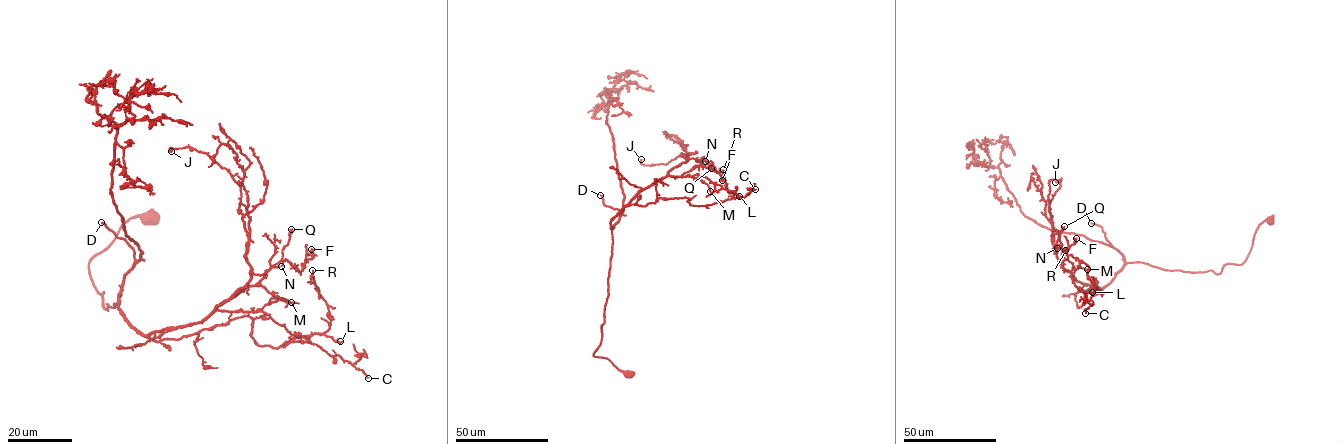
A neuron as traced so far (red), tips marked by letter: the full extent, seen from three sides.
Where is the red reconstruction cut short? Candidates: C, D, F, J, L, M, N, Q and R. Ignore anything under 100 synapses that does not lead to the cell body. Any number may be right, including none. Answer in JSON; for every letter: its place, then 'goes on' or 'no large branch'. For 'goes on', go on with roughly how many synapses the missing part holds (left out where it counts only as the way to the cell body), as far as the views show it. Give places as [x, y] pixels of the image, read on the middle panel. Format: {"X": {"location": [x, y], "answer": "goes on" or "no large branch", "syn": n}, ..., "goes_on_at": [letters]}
{"C": {"location": [755, 189], "answer": "no large branch"}, "D": {"location": [600, 195], "answer": "goes on", "syn": 140}, "F": {"location": [722, 180], "answer": "no large branch"}, "J": {"location": [641, 159], "answer": "no large branch"}, "L": {"location": [739, 196], "answer": "no large branch"}, "M": {"location": [710, 191], "answer": "no large branch"}, "N": {"location": [705, 161], "answer": "no large branch"}, "Q": {"location": [711, 168], "answer": "no large branch"}, "R": {"location": [723, 169], "answer": "no large branch"}, "goes_on_at": ["D"]}

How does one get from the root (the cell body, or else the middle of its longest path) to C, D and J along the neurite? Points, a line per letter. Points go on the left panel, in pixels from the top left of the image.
C: (148, 219), (89, 262), (105, 308), (122, 290), (143, 335), (263, 311), (368, 378)
D: (148, 219), (130, 217), (89, 262), (108, 310), (134, 252), (101, 222)
J: (148, 219), (88, 264), (143, 335), (249, 279), (240, 186), (171, 151)

